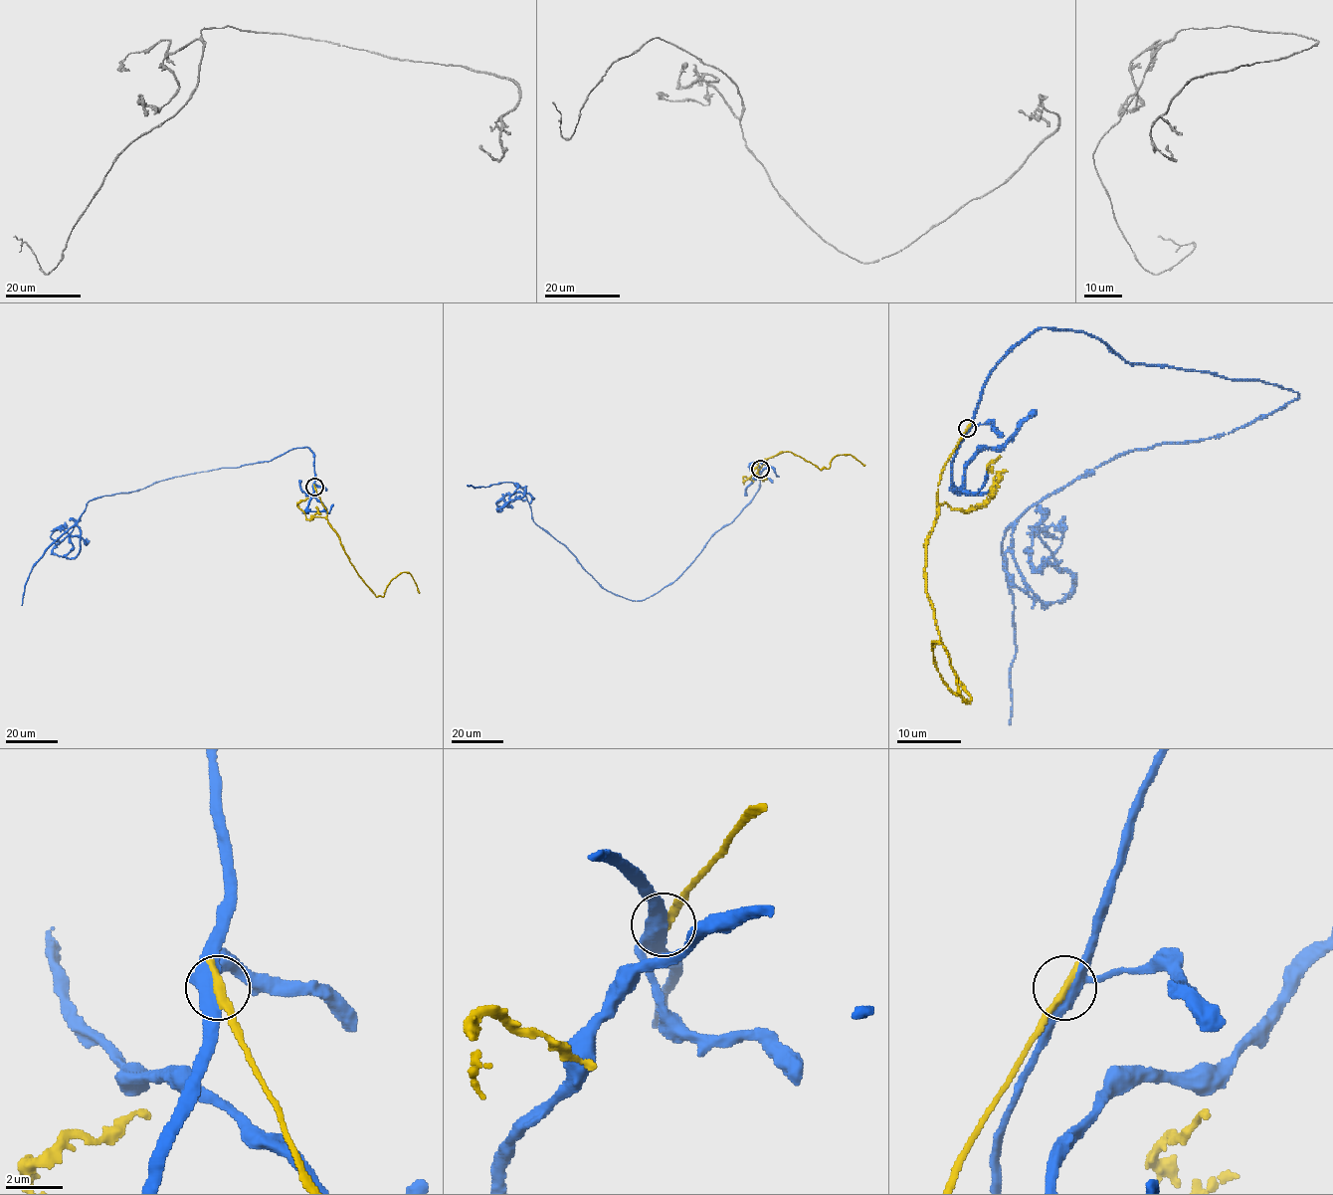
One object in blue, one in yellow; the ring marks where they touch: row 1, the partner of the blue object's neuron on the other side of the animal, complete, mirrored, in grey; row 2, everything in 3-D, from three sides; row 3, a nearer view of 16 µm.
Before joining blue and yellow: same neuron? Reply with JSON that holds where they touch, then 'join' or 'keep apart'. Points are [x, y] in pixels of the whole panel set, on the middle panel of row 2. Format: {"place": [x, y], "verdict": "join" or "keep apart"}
{"place": [760, 469], "verdict": "keep apart"}

